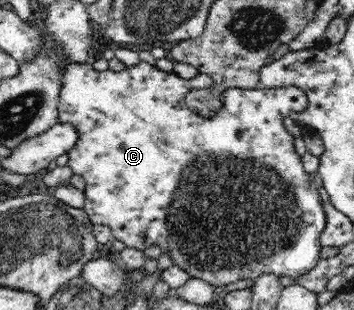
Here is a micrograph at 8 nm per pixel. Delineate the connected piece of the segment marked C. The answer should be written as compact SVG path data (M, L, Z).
M65 60L61 66L58 122L72 124L78 132L78 143L68 152L68 165L74 175L77 174L85 179L83 209L94 225L108 226L116 242L124 243L127 247L136 248L142 252L145 248L157 244L163 253L173 259L175 266L213 287L226 286L244 279L254 281L263 274L275 274L278 277L291 276L291 279L299 279L320 262L322 246L319 240L326 225L326 212L322 203L325 196L322 187L313 174L303 169L301 156L294 147L293 135L283 125L283 118L289 116L291 111L303 112L307 108L307 95L301 88L295 86L266 90L259 86L255 89L227 88L222 92L222 107L214 117L202 117L193 112L185 103L187 92L197 90L197 88L213 88L215 84L216 82L209 75L201 72L186 80L174 72L163 71L143 60L140 60L137 65L126 66L119 72L110 69L97 71L92 64L86 62L79 64L72 60Z

